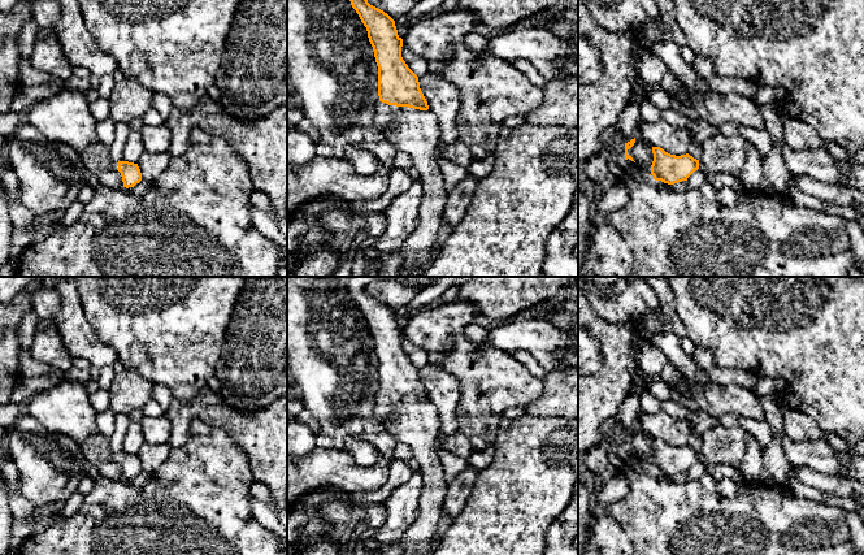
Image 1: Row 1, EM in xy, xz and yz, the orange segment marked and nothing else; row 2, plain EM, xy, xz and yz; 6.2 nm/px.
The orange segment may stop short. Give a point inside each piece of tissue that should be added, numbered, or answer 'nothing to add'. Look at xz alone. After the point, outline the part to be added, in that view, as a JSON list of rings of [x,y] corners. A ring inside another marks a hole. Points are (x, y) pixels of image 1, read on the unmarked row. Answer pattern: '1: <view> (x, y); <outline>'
1: xz (416, 424); [[[378,393],[374,415],[385,430],[407,445],[422,474],[418,516],[401,538],[403,555],[425,555],[437,536],[440,510],[447,494],[444,471],[438,454],[437,438],[440,419],[431,402],[388,396]]]

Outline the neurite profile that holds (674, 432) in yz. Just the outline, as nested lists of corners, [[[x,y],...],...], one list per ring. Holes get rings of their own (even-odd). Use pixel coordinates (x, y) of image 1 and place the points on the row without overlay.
[[[663,409],[656,413],[639,413],[637,426],[652,438],[660,438],[670,446],[681,447],[689,443],[689,425]]]

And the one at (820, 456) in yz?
[[[783,432],[782,446],[791,467],[806,467],[817,473],[845,477],[837,451],[825,439],[794,442]]]

